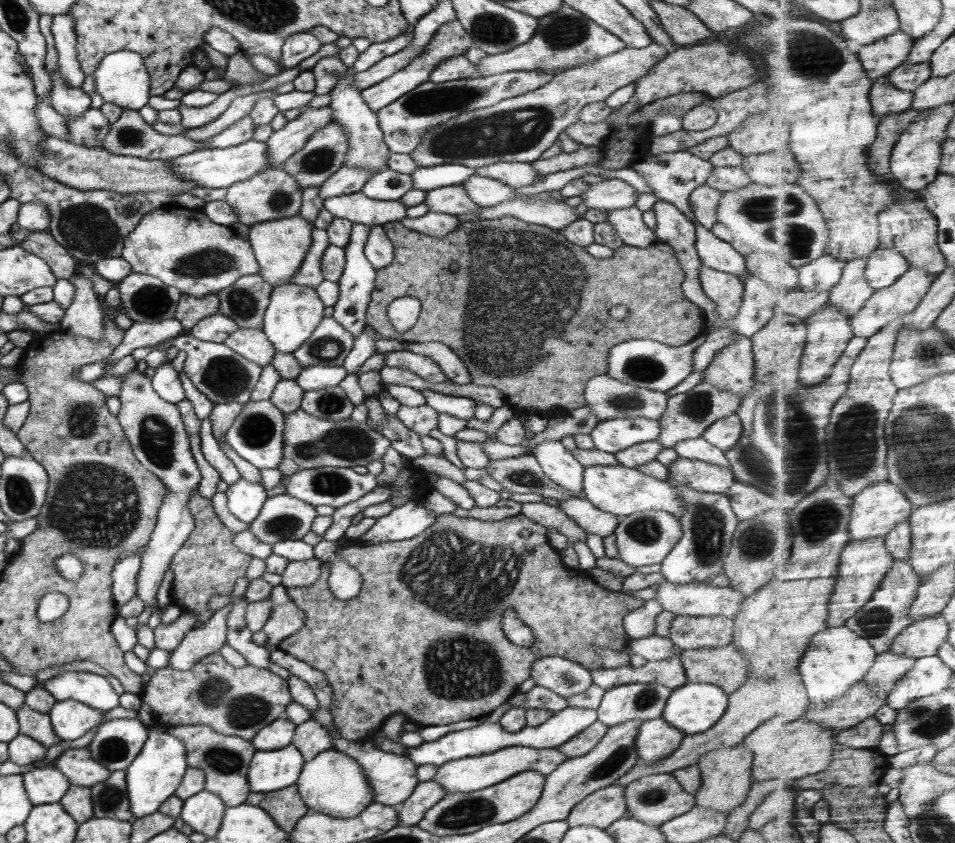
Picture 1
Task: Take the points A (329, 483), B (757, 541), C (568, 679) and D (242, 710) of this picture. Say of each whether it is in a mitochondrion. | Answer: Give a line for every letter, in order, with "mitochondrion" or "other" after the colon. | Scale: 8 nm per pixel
A: mitochondrion
B: mitochondrion
C: mitochondrion
D: mitochondrion

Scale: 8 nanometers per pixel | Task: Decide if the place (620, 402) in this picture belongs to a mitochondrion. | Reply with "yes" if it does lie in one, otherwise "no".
yes

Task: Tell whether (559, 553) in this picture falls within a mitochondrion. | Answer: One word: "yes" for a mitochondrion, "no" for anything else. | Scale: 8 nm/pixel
no

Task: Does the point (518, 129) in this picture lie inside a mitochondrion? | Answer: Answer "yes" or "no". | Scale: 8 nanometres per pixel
yes

